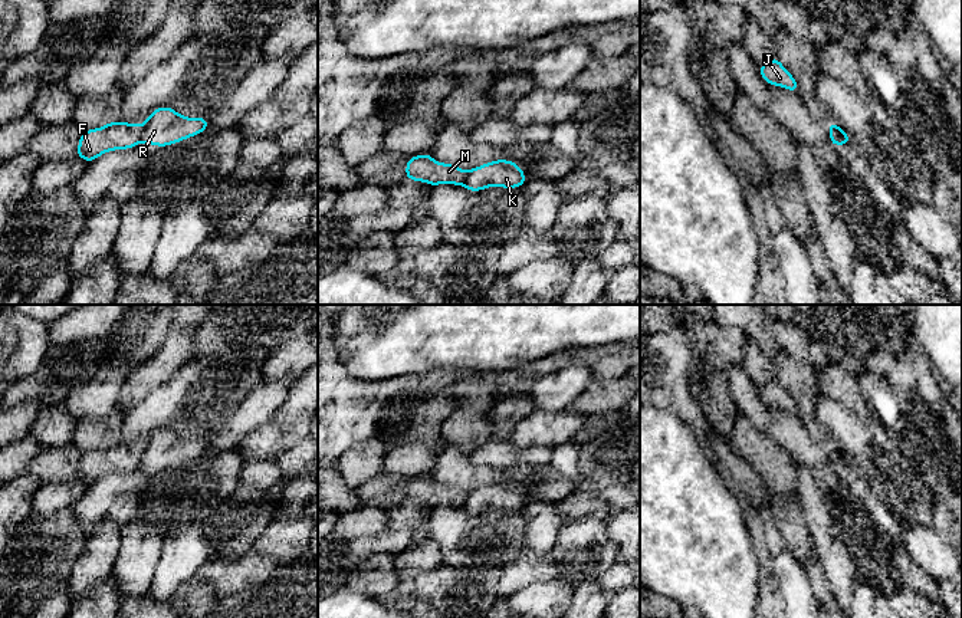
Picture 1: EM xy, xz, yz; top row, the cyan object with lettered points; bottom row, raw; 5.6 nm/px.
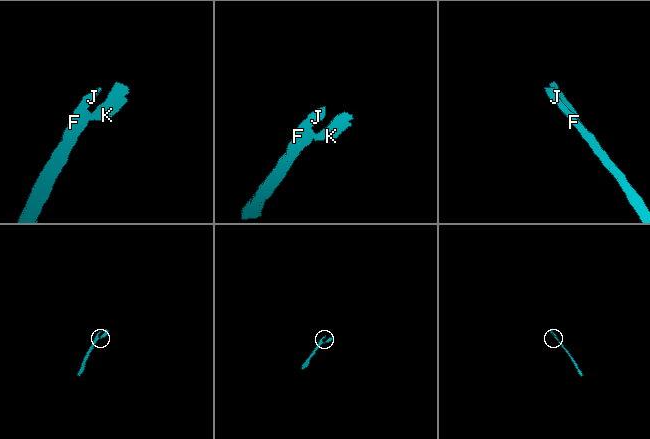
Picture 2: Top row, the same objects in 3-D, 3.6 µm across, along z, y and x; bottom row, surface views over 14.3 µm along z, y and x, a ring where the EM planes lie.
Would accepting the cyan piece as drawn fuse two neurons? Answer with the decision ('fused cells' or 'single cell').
fused cells

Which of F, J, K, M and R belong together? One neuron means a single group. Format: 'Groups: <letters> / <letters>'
Groups: F J M / K R

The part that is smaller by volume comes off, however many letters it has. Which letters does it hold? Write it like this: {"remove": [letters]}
{"remove": ["K", "R"]}

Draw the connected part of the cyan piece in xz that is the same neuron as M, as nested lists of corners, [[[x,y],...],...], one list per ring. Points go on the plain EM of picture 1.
[[[429,474],[408,480],[406,500],[427,504],[431,509],[439,506],[459,507],[464,502],[464,493],[457,487],[433,481]]]

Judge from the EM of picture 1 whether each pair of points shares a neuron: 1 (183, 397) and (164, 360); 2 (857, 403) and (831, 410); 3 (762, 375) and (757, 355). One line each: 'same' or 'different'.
1: different
2: different
3: same

